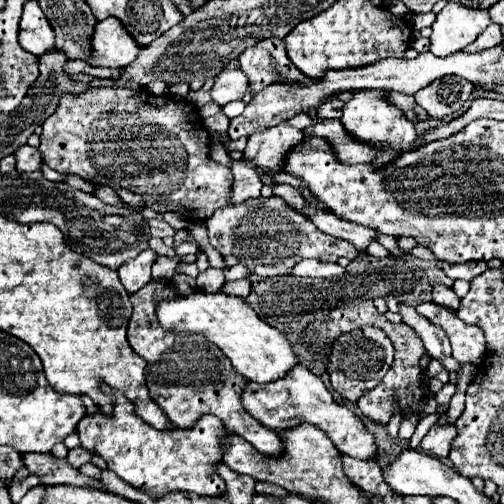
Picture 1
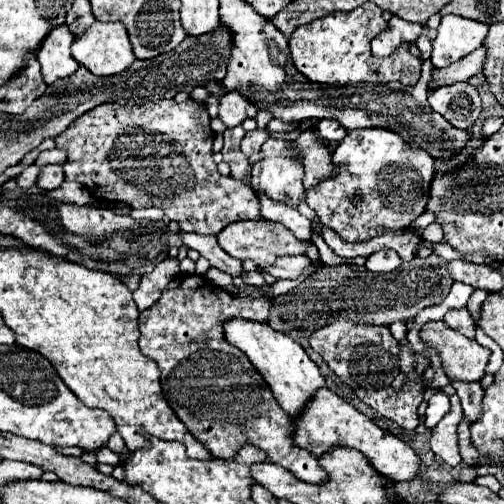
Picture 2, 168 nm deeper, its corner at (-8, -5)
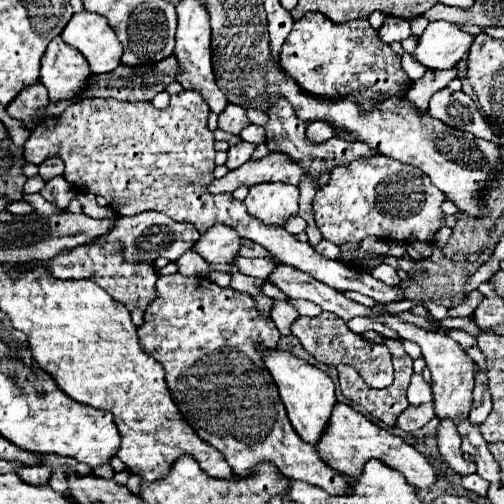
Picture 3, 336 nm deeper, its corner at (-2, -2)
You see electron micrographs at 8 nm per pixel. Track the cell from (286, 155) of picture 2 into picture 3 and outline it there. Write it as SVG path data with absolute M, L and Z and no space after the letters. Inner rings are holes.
M258 184L252 186L244 200L248 214L264 224L284 228L290 216L298 214L298 188L292 184Z

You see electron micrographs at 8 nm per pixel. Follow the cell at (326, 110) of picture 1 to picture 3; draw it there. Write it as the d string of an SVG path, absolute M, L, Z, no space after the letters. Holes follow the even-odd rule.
M312 122L306 128L306 138L310 138L310 142L326 142L332 136L334 136L334 130L326 122Z

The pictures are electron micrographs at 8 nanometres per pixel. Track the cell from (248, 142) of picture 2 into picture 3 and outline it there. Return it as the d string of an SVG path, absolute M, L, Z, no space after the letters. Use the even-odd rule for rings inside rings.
M240 142L240 144L232 146L232 148L228 150L226 168L228 168L228 170L234 170L234 168L242 166L244 162L248 162L250 156L252 156L252 152L254 152L254 148L256 148L256 146L250 144L250 142Z

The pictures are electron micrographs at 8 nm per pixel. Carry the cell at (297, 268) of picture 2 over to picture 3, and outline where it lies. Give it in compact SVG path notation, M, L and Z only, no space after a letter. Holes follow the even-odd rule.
M238 256L234 260L234 264L238 266L238 270L242 270L242 274L248 274L248 276L254 276L254 278L268 278L270 270L276 268L274 262L266 260L266 258L254 258L254 260L248 260L248 258L242 258Z

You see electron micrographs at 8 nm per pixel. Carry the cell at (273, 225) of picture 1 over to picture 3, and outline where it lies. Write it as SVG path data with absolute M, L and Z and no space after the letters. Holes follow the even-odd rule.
M216 224L206 230L200 240L192 246L208 264L230 264L238 254L240 236L236 230L230 230L224 224Z

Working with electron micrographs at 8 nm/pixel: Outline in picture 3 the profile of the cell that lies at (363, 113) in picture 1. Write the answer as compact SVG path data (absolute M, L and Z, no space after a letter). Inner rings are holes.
M378 154L334 168L328 186L316 192L312 206L316 226L322 236L334 244L360 242L366 236L412 244L432 242L446 216L440 208L444 200L446 196L432 186L422 170Z

